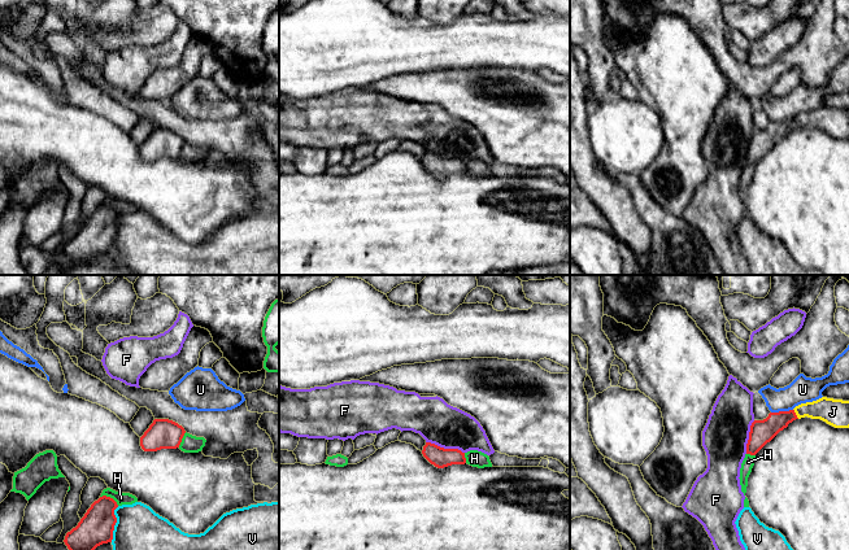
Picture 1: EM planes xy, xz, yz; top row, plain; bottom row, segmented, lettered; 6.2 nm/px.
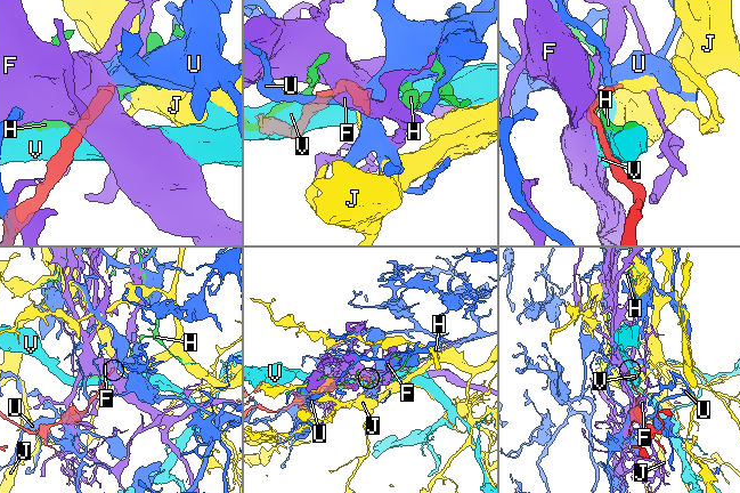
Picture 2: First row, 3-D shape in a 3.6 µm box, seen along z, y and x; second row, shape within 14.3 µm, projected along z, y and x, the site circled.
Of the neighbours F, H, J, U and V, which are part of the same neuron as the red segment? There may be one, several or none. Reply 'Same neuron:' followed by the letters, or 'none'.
Same neuron: J

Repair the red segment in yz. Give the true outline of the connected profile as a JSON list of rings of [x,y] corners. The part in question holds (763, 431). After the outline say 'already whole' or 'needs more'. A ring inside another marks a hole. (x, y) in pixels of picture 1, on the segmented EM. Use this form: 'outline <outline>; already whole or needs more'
outline [[[822,397],[813,402],[796,406],[789,411],[770,412],[763,420],[754,420],[750,425],[746,454],[756,455],[767,442],[796,419],[801,418],[820,419],[835,428],[849,428],[849,401]]]; needs more

